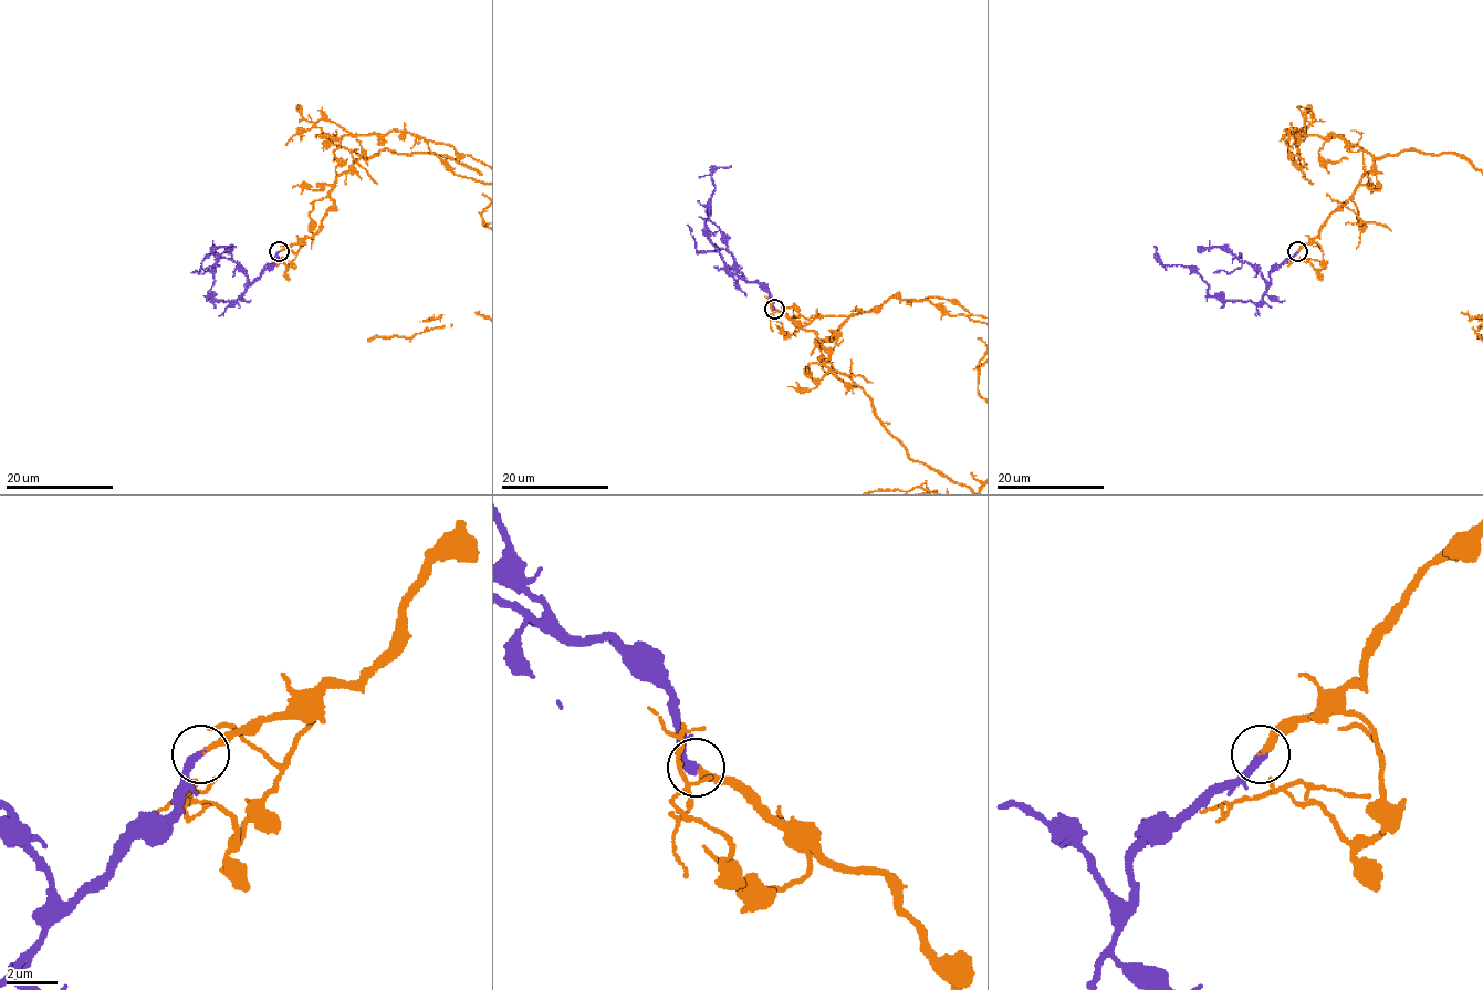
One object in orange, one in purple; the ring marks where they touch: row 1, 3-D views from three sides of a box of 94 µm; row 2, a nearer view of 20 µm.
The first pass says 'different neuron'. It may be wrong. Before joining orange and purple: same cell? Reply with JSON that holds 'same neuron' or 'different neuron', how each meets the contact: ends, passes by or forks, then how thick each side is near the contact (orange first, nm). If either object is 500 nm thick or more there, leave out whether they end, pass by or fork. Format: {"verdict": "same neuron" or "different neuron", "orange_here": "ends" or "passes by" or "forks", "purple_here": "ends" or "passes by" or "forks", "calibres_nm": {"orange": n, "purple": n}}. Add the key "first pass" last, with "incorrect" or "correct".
{"verdict": "same neuron", "orange_here": "passes by", "purple_here": "ends", "calibres_nm": {"orange": 150, "purple": 320}, "first pass": "incorrect"}

